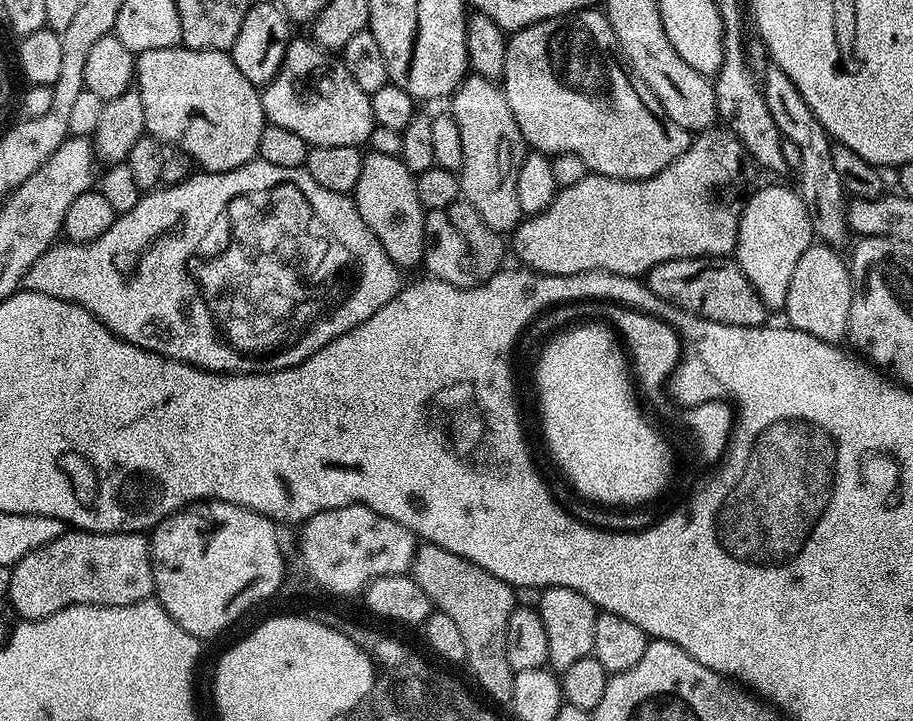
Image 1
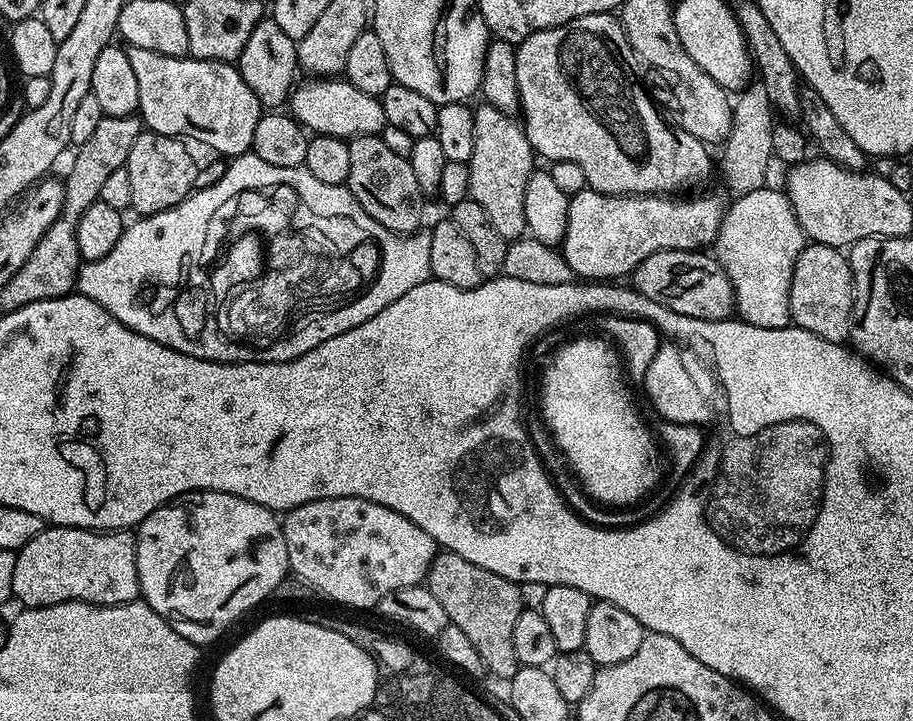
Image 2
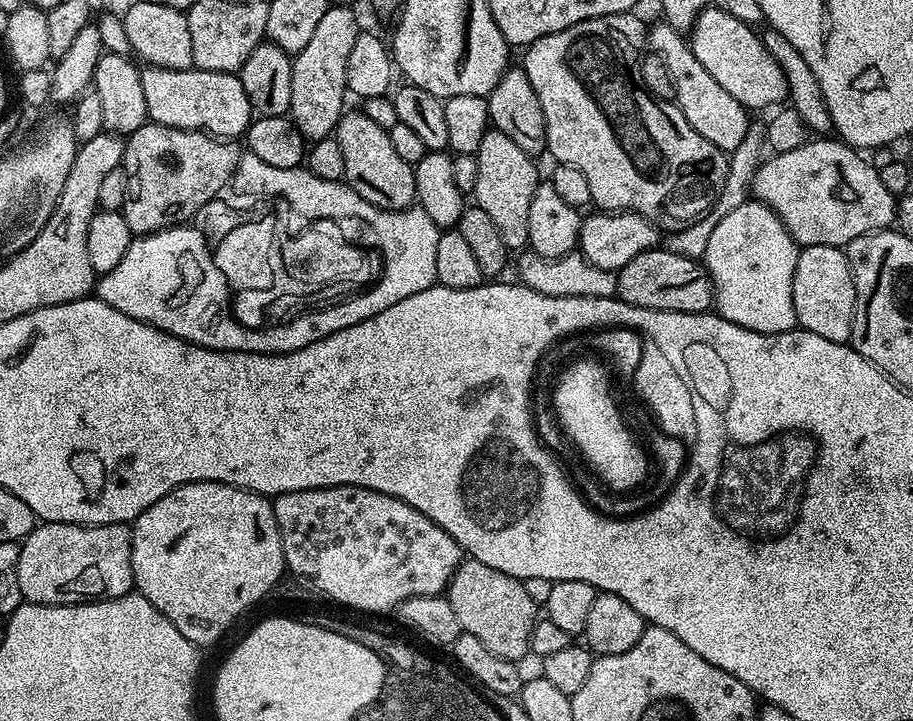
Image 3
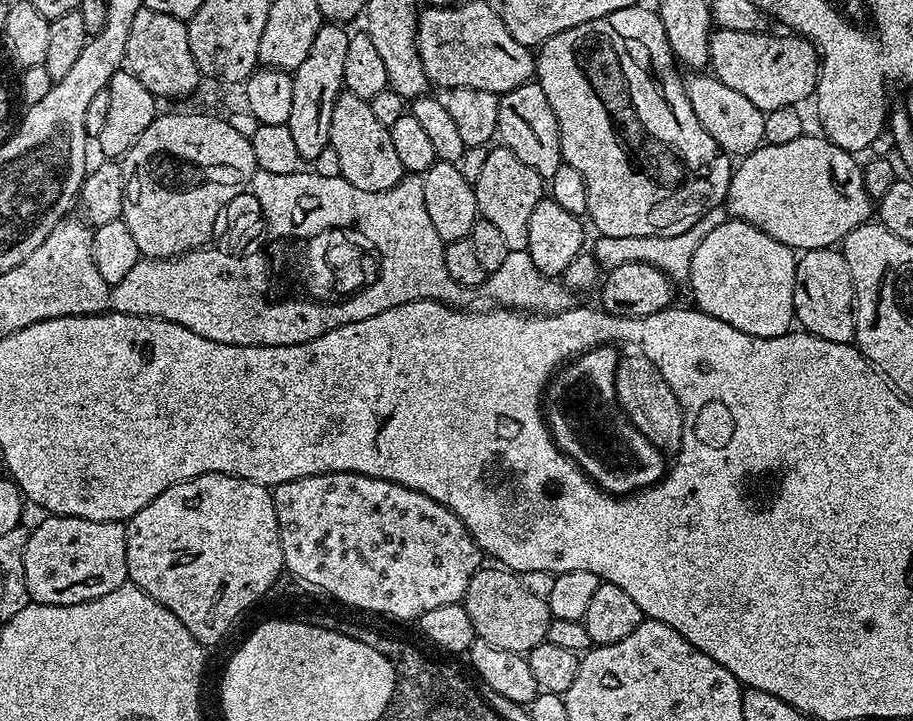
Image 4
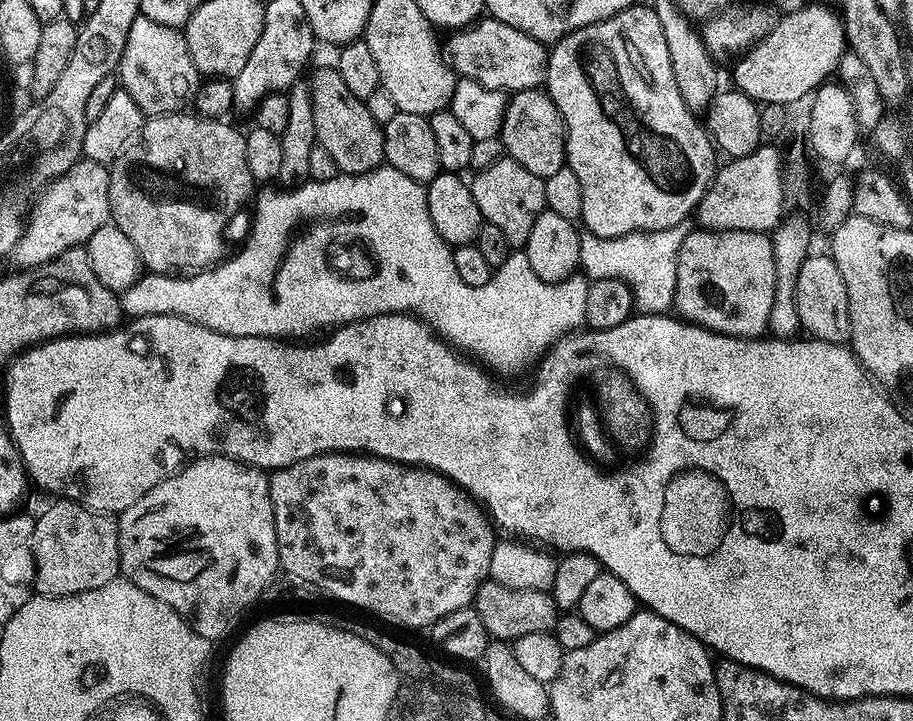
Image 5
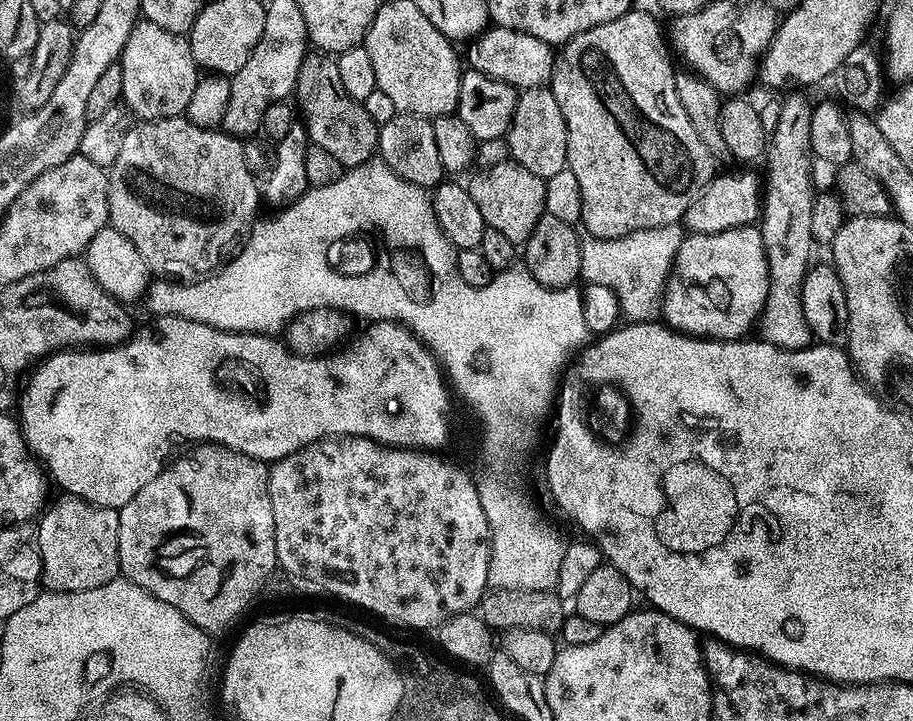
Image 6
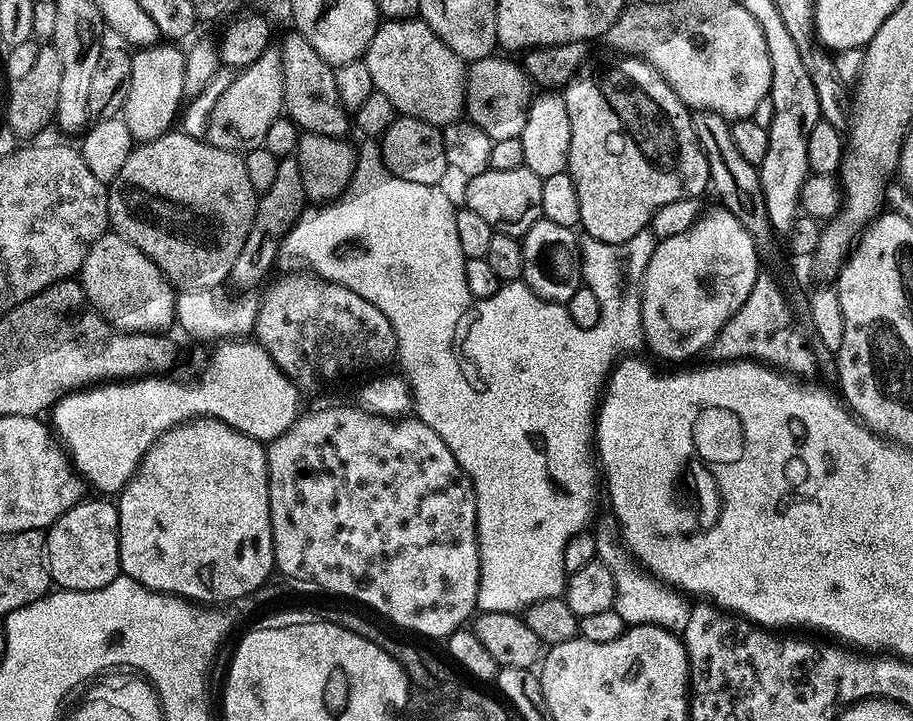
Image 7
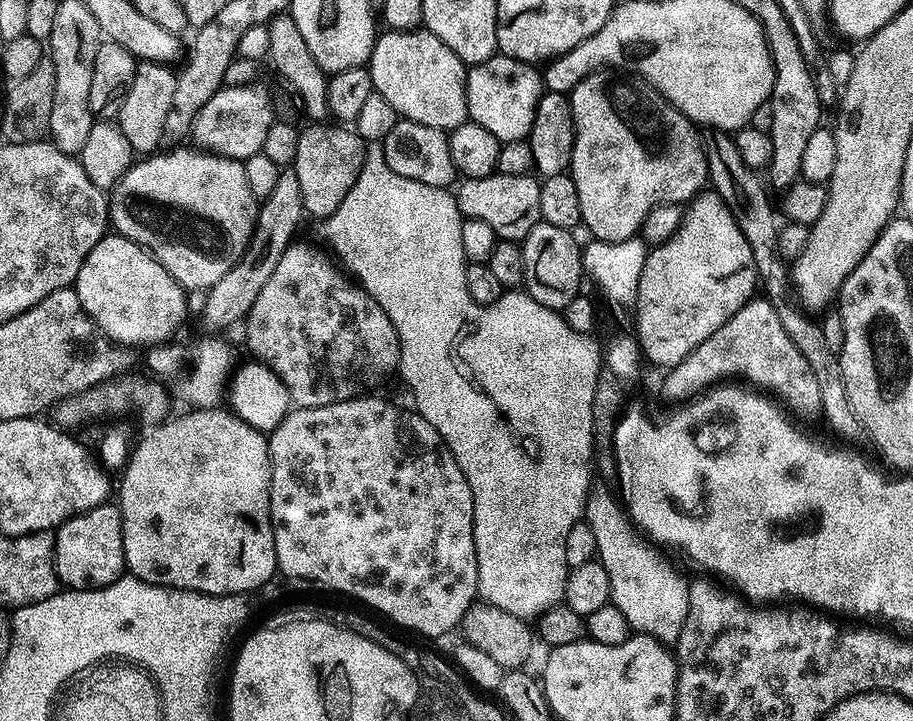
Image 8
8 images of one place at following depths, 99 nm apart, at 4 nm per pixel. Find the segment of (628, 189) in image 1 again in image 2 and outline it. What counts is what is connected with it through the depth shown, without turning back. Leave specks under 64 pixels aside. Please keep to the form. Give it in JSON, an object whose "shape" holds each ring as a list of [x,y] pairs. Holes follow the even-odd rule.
{"shape":[[[591,190],[579,192],[578,195],[571,197],[568,202],[568,217],[566,218],[566,234],[564,235],[562,253],[566,262],[569,263],[572,273],[586,280],[607,280],[612,282],[617,278],[627,277],[638,266],[638,262],[642,262],[642,258],[650,258],[650,254],[658,254],[658,250],[686,250],[687,252],[695,252],[715,245],[720,224],[724,221],[724,213],[726,211],[725,201],[720,201],[716,196],[692,196],[689,200],[676,199],[680,198],[673,198],[668,194],[657,194],[655,196],[607,196],[601,192],[593,192]]]}

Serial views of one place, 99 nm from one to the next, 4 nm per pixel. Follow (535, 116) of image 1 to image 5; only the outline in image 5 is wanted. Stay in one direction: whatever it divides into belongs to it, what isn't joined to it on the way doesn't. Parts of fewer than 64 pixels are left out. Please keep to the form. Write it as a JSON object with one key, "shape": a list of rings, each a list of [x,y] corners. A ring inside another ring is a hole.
{"shape":[[[633,3],[632,7],[624,8],[616,12],[610,18],[602,22],[594,22],[590,26],[582,26],[574,30],[569,36],[555,41],[548,52],[548,70],[546,73],[546,91],[552,97],[552,101],[558,106],[558,110],[564,119],[564,141],[566,142],[567,167],[578,174],[578,183],[582,186],[582,214],[580,220],[583,227],[589,232],[598,234],[602,238],[618,238],[631,232],[657,232],[666,230],[670,226],[678,226],[687,221],[687,216],[697,211],[700,200],[707,192],[712,179],[716,177],[718,167],[717,149],[708,135],[705,125],[700,124],[697,117],[682,100],[682,94],[678,88],[678,82],[674,78],[674,70],[670,62],[670,50],[666,50],[666,34],[662,34],[662,22],[658,22],[658,14],[651,6]],[[624,76],[637,76],[636,84],[628,84]]]}

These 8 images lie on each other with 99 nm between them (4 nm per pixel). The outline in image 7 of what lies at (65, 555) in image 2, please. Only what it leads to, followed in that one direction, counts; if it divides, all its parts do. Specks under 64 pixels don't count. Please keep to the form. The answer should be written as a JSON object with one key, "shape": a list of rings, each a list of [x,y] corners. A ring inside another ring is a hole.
{"shape":[[[85,499],[64,512],[47,529],[44,554],[48,575],[57,589],[69,592],[89,592],[110,586],[122,574],[120,571],[120,510],[111,499]]]}

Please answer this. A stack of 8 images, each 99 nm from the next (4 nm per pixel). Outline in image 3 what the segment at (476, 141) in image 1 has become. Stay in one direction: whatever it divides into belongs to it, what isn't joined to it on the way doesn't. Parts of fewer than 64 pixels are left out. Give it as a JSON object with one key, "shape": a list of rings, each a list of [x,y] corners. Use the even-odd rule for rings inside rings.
{"shape":[[[490,130],[482,138],[482,146],[476,151],[478,162],[478,186],[474,193],[475,207],[486,210],[486,214],[494,221],[494,227],[502,242],[510,250],[528,248],[530,234],[530,201],[534,199],[536,185],[541,183],[542,176],[536,173],[537,161],[517,146],[506,134]]]}

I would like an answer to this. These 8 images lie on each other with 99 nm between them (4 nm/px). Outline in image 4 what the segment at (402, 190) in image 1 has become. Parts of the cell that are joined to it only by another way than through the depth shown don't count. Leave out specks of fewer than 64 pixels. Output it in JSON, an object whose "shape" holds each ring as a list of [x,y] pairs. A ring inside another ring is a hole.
{"shape":[[[347,90],[341,91],[332,103],[328,147],[338,154],[339,176],[358,190],[385,192],[406,175],[402,161],[394,151],[394,142],[390,142],[390,128],[378,122],[369,101]]]}

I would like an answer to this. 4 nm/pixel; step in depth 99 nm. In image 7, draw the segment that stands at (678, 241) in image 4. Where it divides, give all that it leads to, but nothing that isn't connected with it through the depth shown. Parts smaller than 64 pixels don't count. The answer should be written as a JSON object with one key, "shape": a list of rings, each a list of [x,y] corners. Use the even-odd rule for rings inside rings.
{"shape":[[[645,230],[626,238],[626,242],[611,244],[585,235],[580,245],[580,275],[583,287],[594,290],[602,305],[602,318],[596,327],[606,330],[609,338],[617,336],[622,342],[620,354],[632,354],[639,344],[645,343],[642,322],[642,286],[644,275],[658,243],[651,231]]]}

